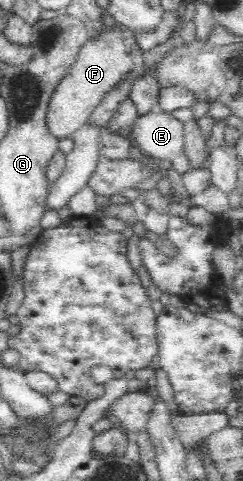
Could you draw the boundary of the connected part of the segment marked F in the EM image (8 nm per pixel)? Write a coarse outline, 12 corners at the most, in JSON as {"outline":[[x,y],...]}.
{"outline":[[99,27],[56,85],[49,129],[67,138],[143,71],[137,31]]}

